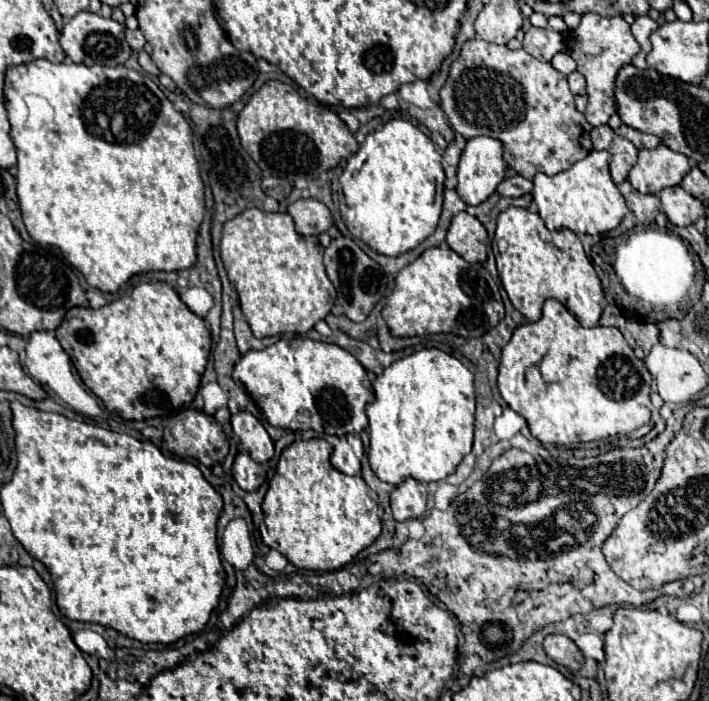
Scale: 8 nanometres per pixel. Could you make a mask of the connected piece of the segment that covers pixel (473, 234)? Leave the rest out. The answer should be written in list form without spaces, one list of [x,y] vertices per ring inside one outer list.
[[[458,212],[452,218],[446,242],[456,254],[464,256],[464,260],[468,260],[470,264],[486,260],[488,254],[486,228],[478,222],[478,218],[470,216],[468,212]]]

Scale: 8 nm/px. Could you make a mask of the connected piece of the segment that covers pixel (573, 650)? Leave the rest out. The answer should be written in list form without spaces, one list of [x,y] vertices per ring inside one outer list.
[[[548,634],[544,638],[544,650],[546,654],[560,666],[568,668],[570,672],[578,672],[584,666],[584,656],[578,650],[578,646],[562,634]]]

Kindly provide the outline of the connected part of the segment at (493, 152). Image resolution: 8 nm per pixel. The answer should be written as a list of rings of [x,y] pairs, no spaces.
[[[488,136],[470,138],[458,162],[458,196],[470,206],[482,204],[504,180],[504,168],[506,162],[502,158],[500,140]]]

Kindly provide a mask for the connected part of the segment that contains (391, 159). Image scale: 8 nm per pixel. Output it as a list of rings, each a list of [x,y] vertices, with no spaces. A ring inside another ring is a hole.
[[[394,118],[386,122],[382,130],[368,134],[360,144],[360,150],[352,158],[348,158],[346,168],[340,176],[340,186],[346,200],[344,222],[350,234],[368,244],[378,254],[400,256],[424,242],[438,226],[444,192],[442,156],[422,130],[418,130],[408,120]]]

